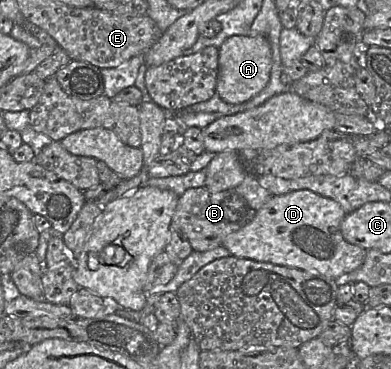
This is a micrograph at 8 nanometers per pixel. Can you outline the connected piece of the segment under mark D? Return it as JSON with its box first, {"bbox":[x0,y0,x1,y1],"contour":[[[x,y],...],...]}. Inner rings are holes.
{"bbox":[222,190,367,280],"contour":[[[311,190],[272,195],[250,222],[223,240],[222,246],[229,250],[230,255],[238,258],[318,272],[335,280],[342,279],[359,268],[367,254],[367,250],[343,238],[340,226],[345,216],[337,201]]]}

